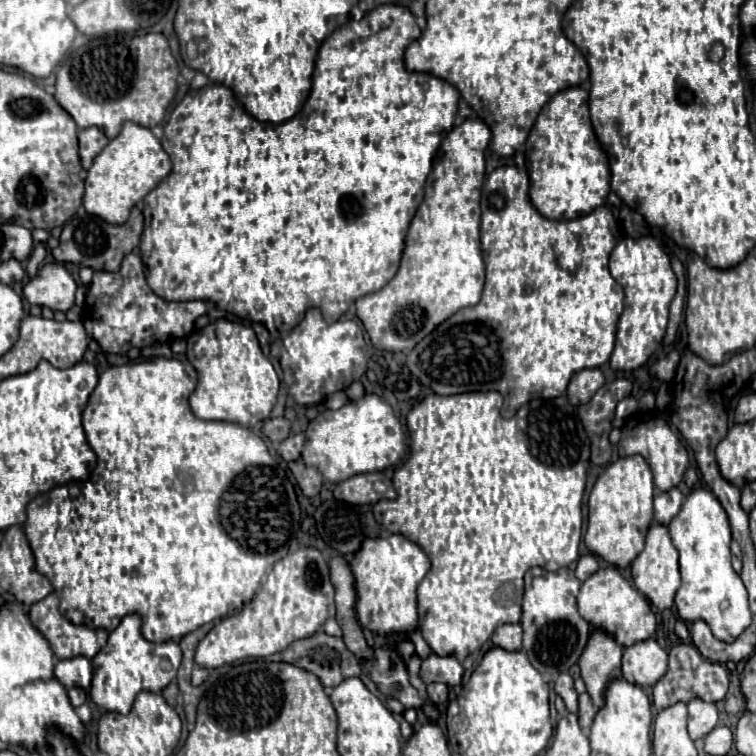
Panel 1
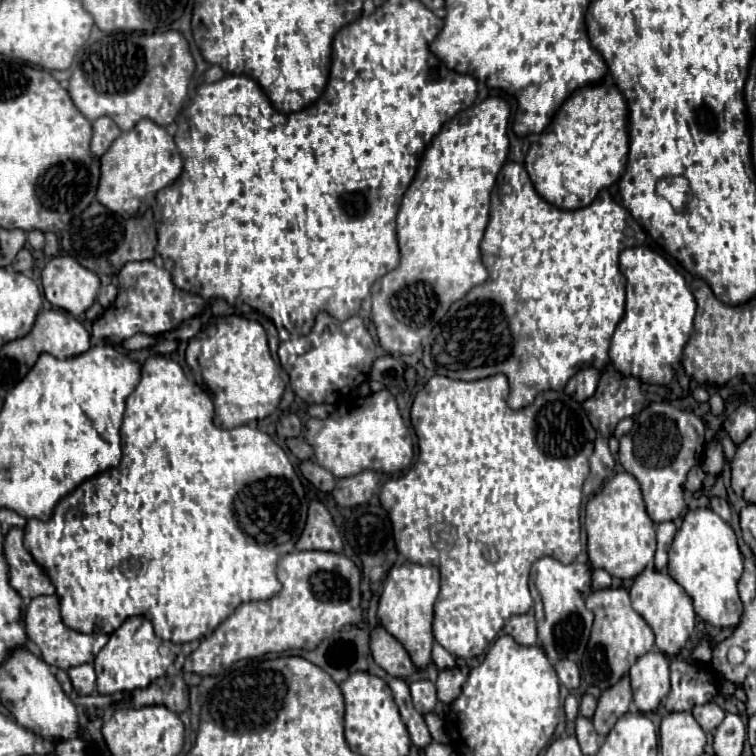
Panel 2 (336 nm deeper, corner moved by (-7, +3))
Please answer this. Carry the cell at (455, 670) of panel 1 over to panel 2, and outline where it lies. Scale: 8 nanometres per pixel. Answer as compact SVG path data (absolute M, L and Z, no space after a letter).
M377 624L371 632L371 652L375 662L391 676L411 676L415 672L415 666L407 654L407 650L381 626Z

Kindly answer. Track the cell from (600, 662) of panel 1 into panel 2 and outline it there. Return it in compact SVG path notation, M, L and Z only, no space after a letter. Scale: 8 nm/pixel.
M623 676L615 686L607 688L597 704L595 716L593 716L593 726L599 738L605 738L609 730L615 726L617 718L629 710L631 704L631 686L629 686L629 676Z

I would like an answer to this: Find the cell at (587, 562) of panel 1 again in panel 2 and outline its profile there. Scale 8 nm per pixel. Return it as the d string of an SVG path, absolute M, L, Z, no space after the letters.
M593 570L593 590L603 590L609 588L613 578L605 570Z

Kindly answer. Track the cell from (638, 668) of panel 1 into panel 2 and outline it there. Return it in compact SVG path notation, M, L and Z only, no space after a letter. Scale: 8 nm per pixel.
M651 650L641 656L629 672L633 702L639 712L655 712L661 700L669 694L669 658L659 650Z

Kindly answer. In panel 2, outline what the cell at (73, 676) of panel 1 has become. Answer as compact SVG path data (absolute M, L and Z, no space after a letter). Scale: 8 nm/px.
M81 664L69 670L69 678L77 694L93 694L95 690L95 670L93 664Z

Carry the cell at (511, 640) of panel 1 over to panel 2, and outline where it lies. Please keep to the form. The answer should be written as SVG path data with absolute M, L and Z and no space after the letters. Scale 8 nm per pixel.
M531 612L521 614L521 616L511 616L505 622L505 634L513 636L519 644L523 646L533 646L537 642L537 624Z

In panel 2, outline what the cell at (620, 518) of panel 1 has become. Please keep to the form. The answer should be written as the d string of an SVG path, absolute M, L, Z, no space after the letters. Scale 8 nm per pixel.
M615 474L599 494L595 494L585 508L587 552L593 568L603 568L621 580L633 580L655 554L655 524L645 512L641 486L629 474Z

